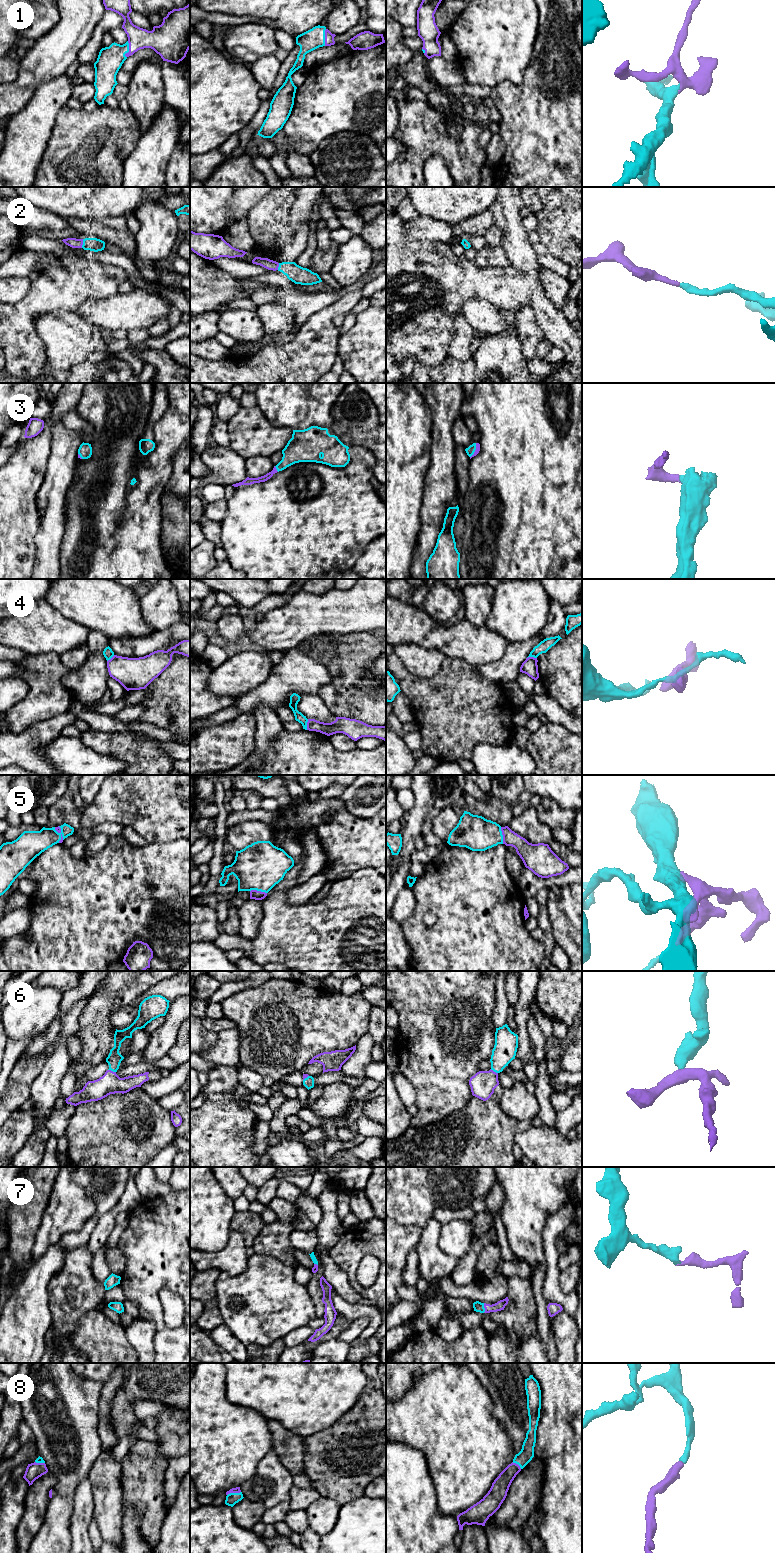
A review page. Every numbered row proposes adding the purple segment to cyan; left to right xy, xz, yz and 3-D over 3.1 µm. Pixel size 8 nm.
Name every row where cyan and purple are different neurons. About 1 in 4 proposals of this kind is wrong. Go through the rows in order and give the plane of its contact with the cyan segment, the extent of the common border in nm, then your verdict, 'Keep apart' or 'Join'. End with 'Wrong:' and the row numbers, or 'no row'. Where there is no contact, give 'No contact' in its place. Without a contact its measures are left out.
1: Touches cyan in xy. Shared border 140 nm. Join
2: Touches cyan in xy. Shared border 70 nm. Join
3: Touches cyan in xz. Shared border 60 nm. Join
4: Touches cyan in xz. Shared border 90 nm. Keep apart
5: Touches cyan in xz. Shared border 140 nm. Join
6: Touches cyan in xy. Shared border 70 nm. Join
7: Touches cyan in yz. Shared border 80 nm. Join
8: Touches cyan in xz. Shared border 120 nm. Join
Wrong: 4

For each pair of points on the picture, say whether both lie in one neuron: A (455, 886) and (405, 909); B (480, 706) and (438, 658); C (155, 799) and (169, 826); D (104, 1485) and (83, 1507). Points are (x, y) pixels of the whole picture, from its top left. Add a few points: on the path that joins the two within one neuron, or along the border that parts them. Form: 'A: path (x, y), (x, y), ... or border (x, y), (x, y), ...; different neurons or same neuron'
A: border (411, 887), (415, 907), (401, 923); different neurons
B: border (445, 657), (441, 667), (435, 674), (424, 677); different neurons
C: path (162, 806), (168, 812), (169, 819); same neuron
D: border (87, 1478), (91, 1484), (94, 1517); different neurons

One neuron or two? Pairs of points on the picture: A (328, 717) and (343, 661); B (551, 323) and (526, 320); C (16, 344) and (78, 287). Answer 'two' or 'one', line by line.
A: two
B: two
C: one

